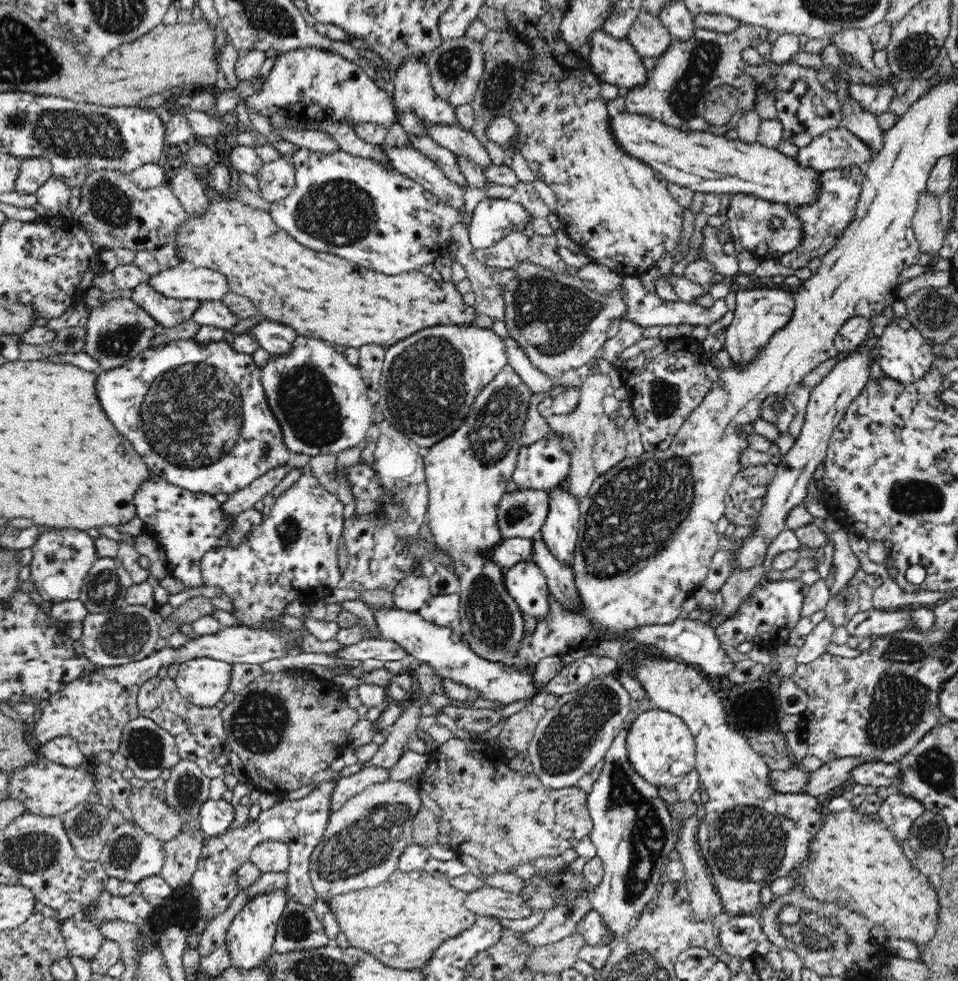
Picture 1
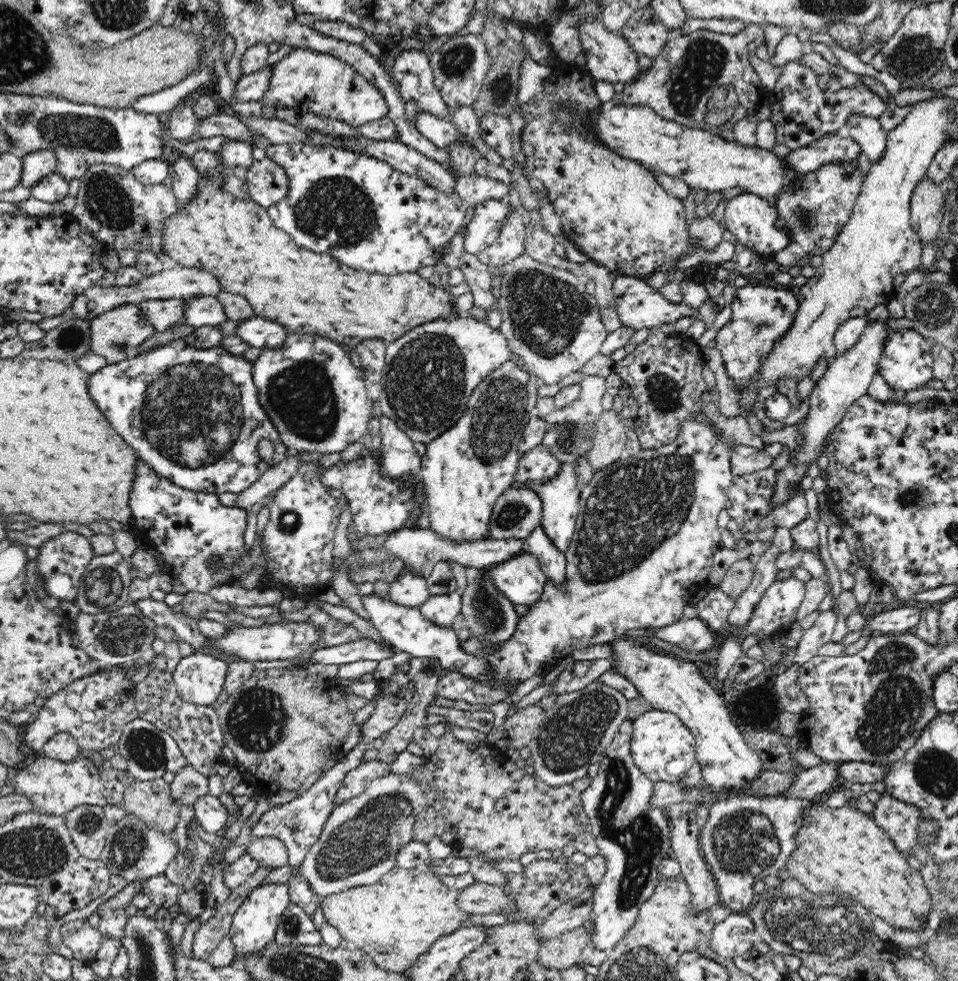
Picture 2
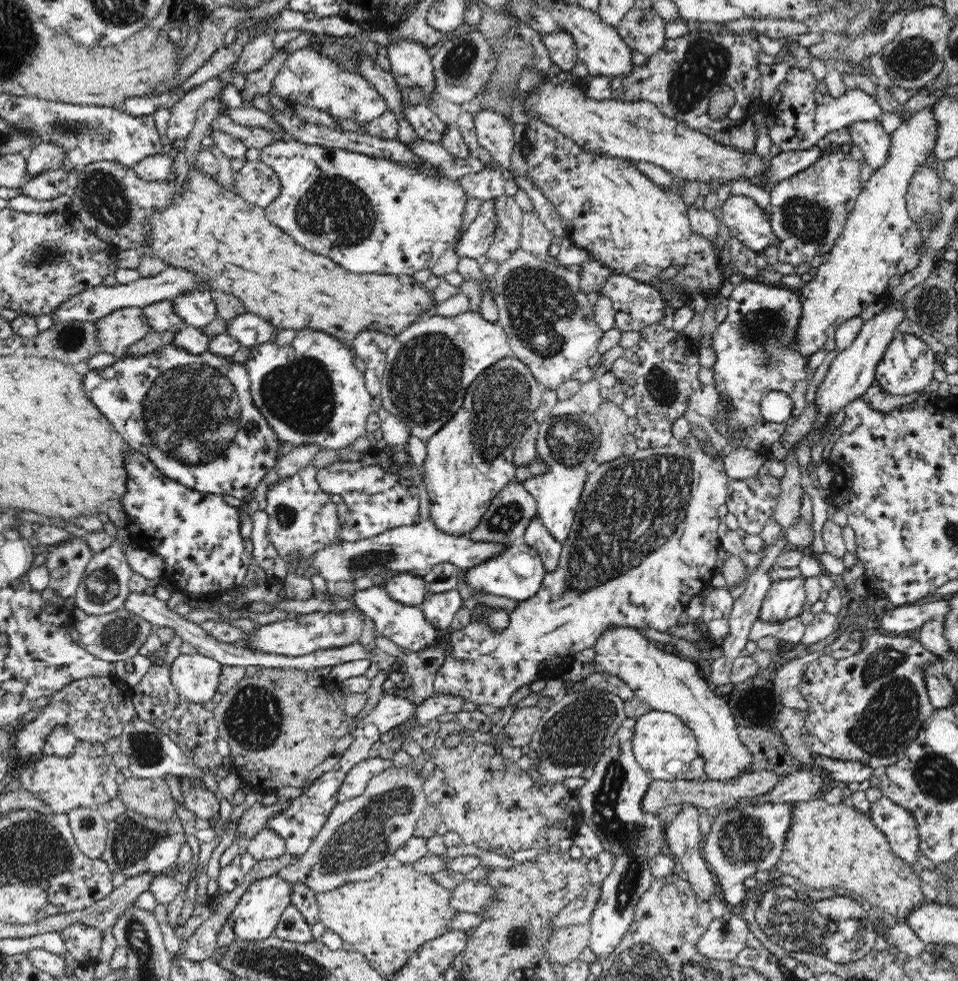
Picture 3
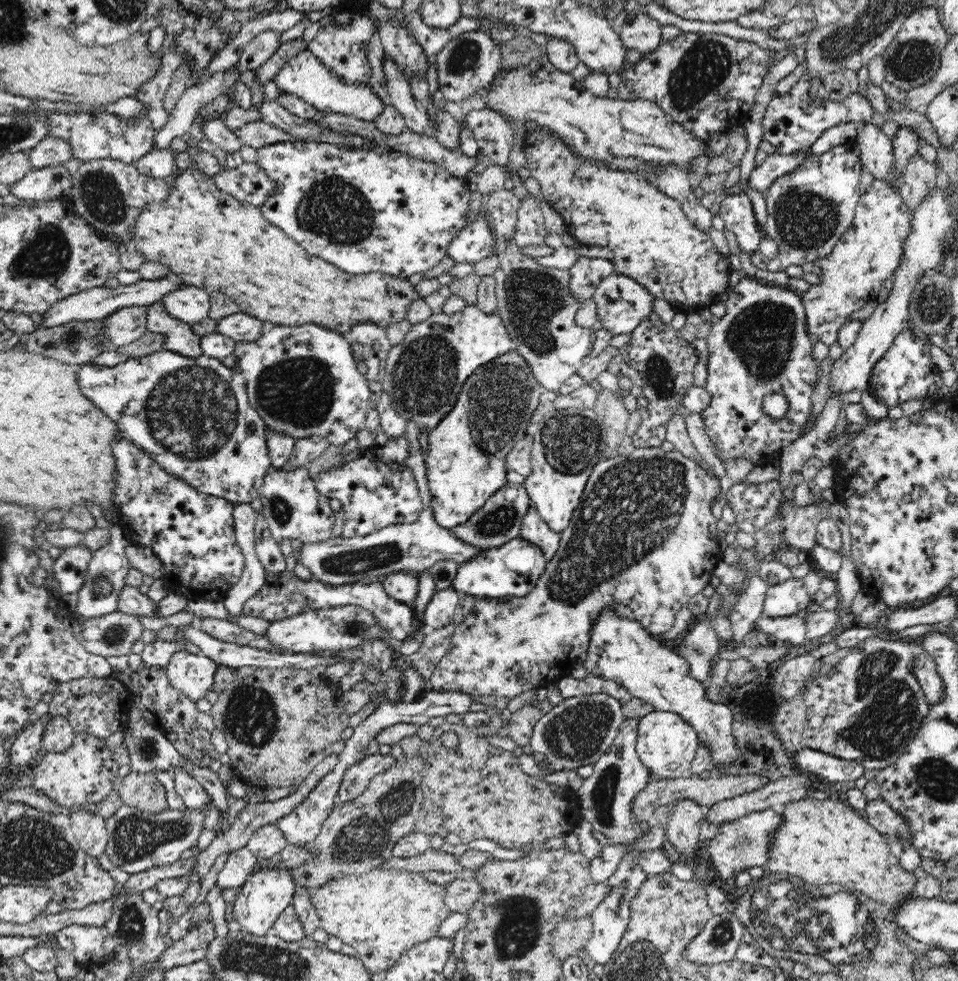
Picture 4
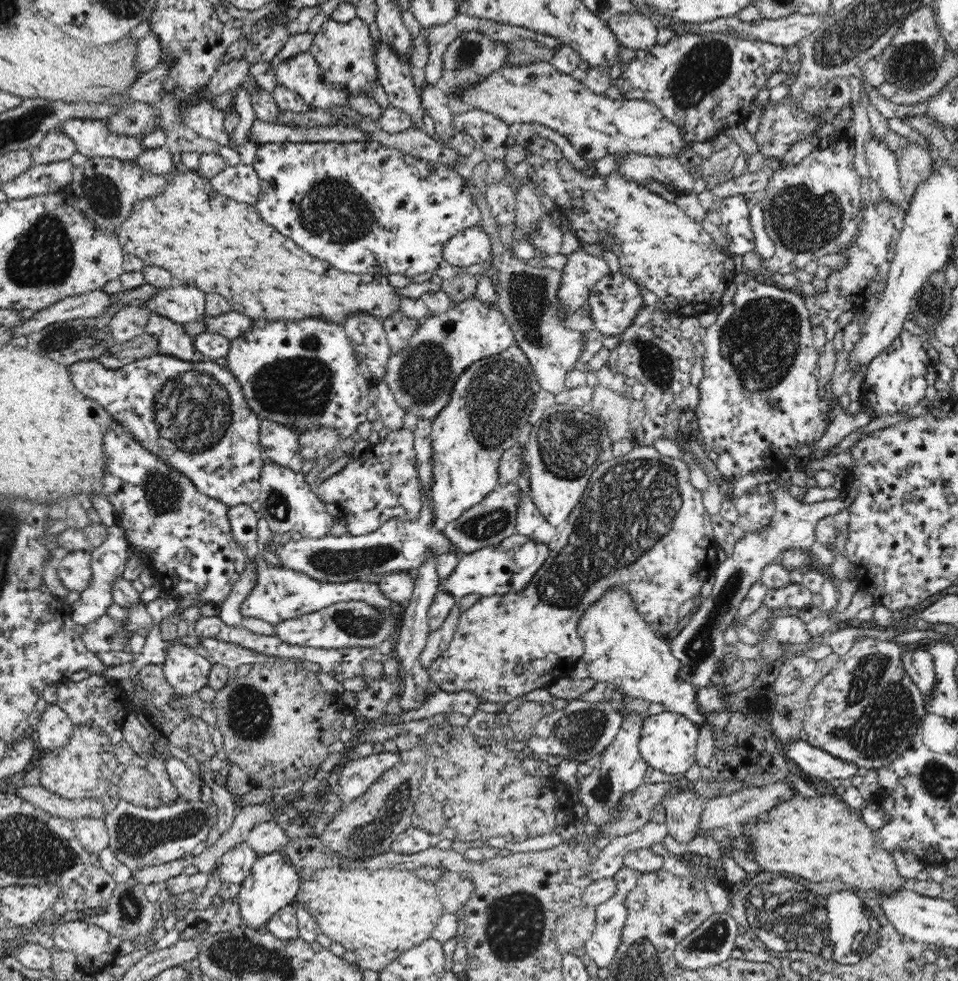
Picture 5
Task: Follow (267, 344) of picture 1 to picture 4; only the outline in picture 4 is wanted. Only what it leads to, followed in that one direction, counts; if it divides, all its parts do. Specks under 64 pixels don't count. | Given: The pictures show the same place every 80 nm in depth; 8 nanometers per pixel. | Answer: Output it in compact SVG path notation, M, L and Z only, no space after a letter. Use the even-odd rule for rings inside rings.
M239 311L216 320L214 332L226 335L237 342L252 342L260 338L260 332L266 326L258 318Z

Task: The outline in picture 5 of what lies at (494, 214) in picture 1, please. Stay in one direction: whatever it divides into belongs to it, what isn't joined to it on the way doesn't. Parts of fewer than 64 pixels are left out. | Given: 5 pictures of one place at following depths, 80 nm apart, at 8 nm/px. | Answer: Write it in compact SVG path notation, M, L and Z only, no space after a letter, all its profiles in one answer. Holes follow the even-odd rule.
M468 228L452 236L443 245L443 259L452 266L464 268L471 264L482 264L491 258L492 246L482 228Z

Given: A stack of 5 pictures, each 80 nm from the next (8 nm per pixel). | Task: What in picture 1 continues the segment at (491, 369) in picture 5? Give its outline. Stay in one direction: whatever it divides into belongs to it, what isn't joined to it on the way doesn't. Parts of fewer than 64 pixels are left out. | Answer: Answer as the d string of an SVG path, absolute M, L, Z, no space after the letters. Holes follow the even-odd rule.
M506 364L500 372L484 388L478 392L478 396L472 402L469 414L458 430L450 433L436 444L424 450L424 472L426 486L428 487L429 500L426 522L434 534L434 541L441 550L454 561L455 571L459 574L460 610L459 618L462 622L462 632L467 638L469 647L480 658L492 662L512 664L522 632L524 620L522 620L521 608L506 591L502 581L503 568L492 563L486 557L486 550L494 544L498 544L503 538L498 533L496 523L496 510L502 496L506 494L508 482L510 482L519 455L520 439L525 425L527 412L532 404L534 392L512 366Z

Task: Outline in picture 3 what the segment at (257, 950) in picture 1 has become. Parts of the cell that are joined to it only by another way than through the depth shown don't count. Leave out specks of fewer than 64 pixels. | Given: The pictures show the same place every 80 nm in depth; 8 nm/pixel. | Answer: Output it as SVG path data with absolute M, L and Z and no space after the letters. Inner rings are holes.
M279 874L266 876L248 884L246 892L240 896L231 914L235 936L240 940L264 940L272 936L281 914L291 904L292 891L293 883L284 880Z

